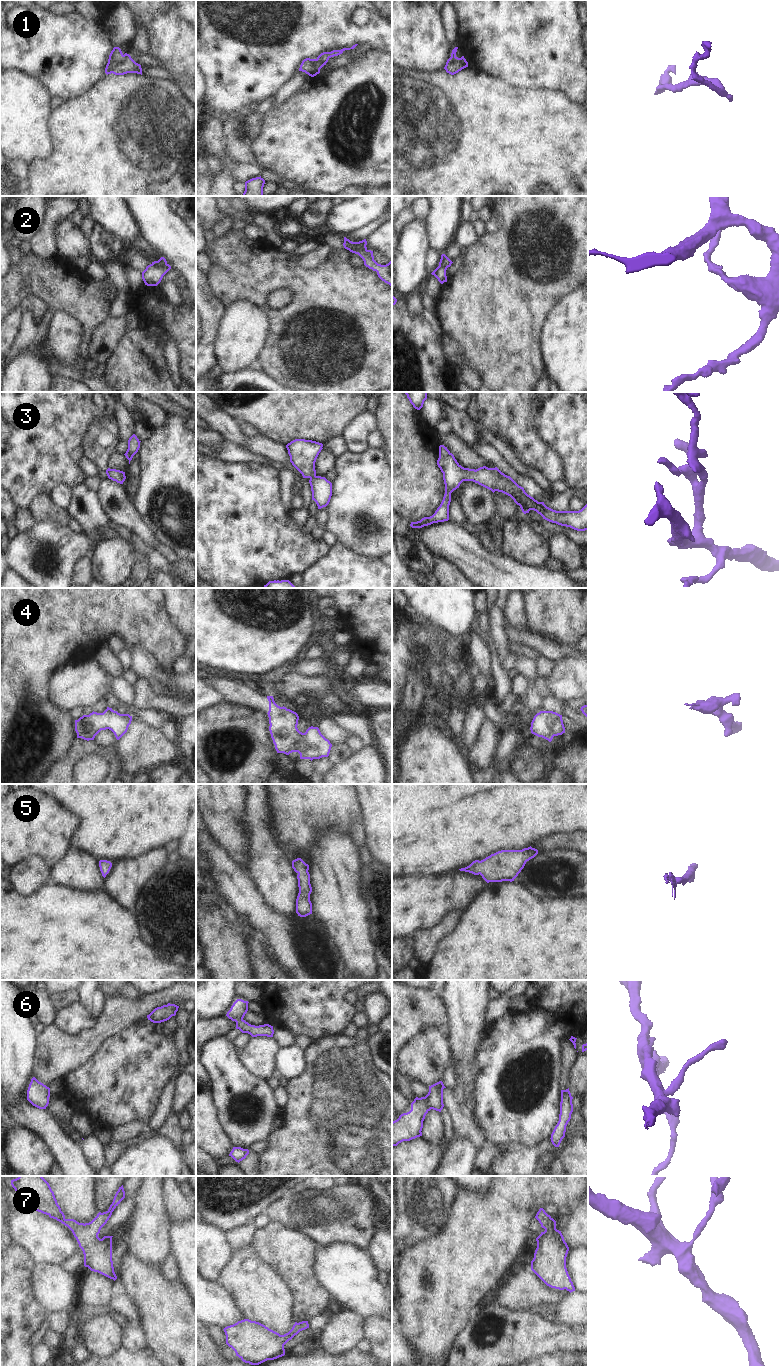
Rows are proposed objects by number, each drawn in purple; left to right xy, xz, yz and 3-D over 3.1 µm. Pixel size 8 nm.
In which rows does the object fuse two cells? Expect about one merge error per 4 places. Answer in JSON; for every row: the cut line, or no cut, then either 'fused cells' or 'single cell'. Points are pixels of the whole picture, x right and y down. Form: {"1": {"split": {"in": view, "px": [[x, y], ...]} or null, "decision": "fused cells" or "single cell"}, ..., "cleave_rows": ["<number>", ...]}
{"1": {"split": null, "decision": "single cell"}, "2": {"split": {"in": "xz", "px": [[365, 245], [349, 250]]}, "decision": "fused cells"}, "3": {"split": null, "decision": "single cell"}, "4": {"split": null, "decision": "single cell"}, "5": {"split": null, "decision": "single cell"}, "6": {"split": null, "decision": "single cell"}, "7": {"split": null, "decision": "single cell"}, "cleave_rows": ["2"]}

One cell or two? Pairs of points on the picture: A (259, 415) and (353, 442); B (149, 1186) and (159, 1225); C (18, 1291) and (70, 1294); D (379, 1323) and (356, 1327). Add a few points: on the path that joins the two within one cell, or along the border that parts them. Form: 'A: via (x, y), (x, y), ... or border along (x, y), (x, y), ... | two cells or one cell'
A: border along (357, 416), (341, 434) | two cells
B: via (150, 1196), (150, 1215) | one cell
C: border along (33, 1269), (33, 1289), (37, 1298), (49, 1312) | two cells
D: border along (365, 1318), (366, 1338) | two cells

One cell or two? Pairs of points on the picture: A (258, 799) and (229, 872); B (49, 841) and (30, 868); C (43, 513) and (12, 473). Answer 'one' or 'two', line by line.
A: two
B: two
C: two

